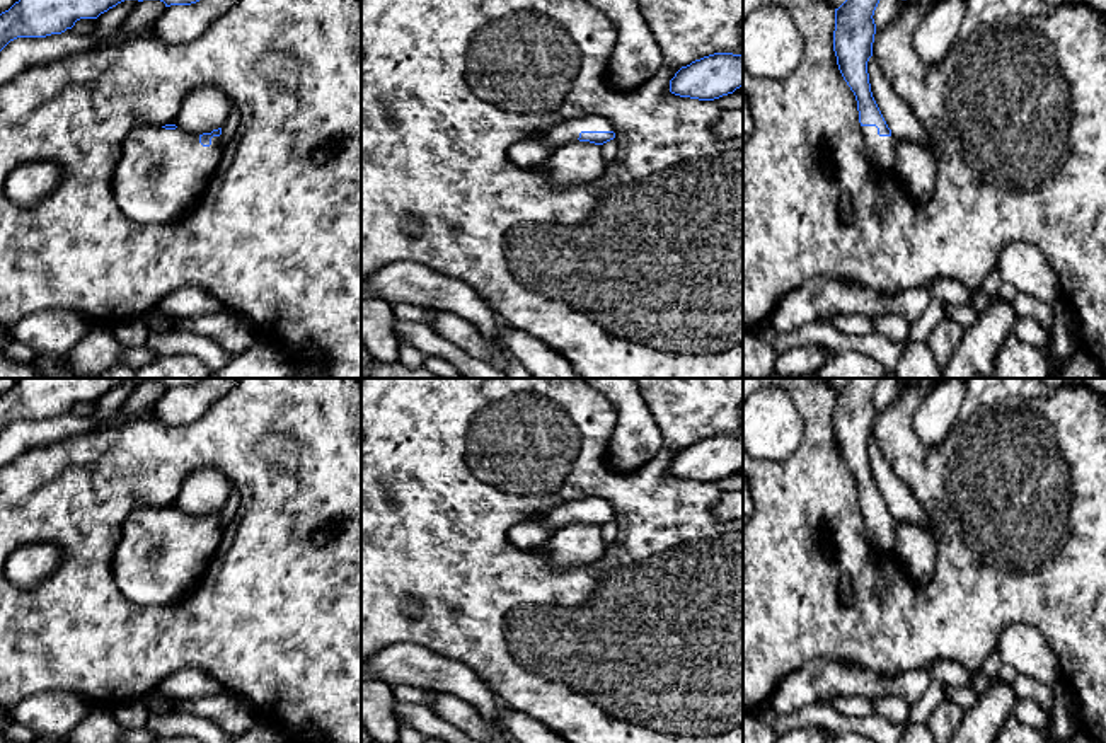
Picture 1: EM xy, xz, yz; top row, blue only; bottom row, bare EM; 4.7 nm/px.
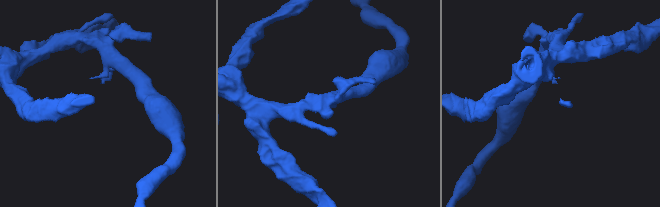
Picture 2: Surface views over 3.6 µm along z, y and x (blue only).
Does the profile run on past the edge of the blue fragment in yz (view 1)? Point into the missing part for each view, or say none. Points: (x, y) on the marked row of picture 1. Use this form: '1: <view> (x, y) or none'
1: yz (881, 154)

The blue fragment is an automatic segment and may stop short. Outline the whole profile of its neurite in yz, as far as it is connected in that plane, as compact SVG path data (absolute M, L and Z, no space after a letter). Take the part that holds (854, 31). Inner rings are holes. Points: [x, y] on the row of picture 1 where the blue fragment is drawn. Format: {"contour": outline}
{"contour": "M845 0L835 9L833 51L838 70L857 101L869 162L879 174L895 176L895 138L873 97L867 73L878 3L879 0Z"}

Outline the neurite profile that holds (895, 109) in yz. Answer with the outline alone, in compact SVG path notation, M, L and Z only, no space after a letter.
M873 56L867 61L867 73L873 97L888 128L891 130L891 136L895 140L905 140L930 147L930 138L925 128L913 116L907 99L893 90Z

